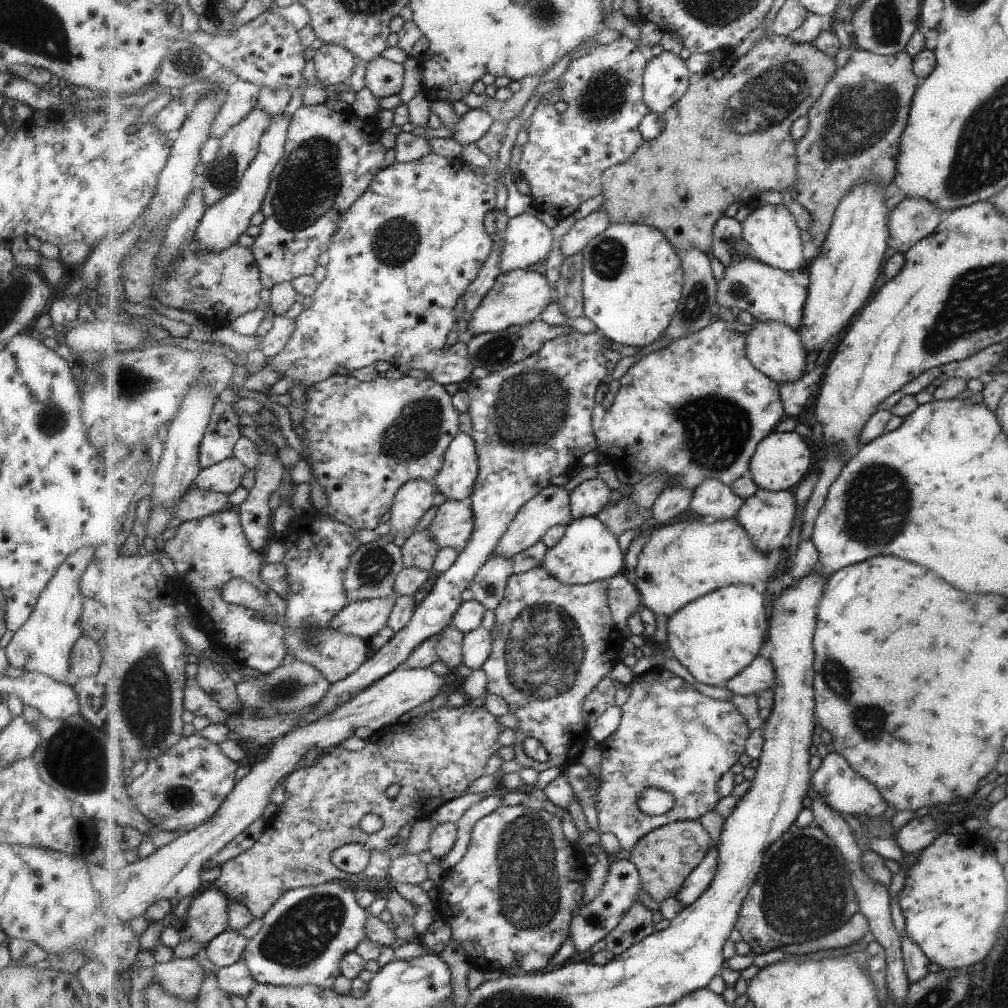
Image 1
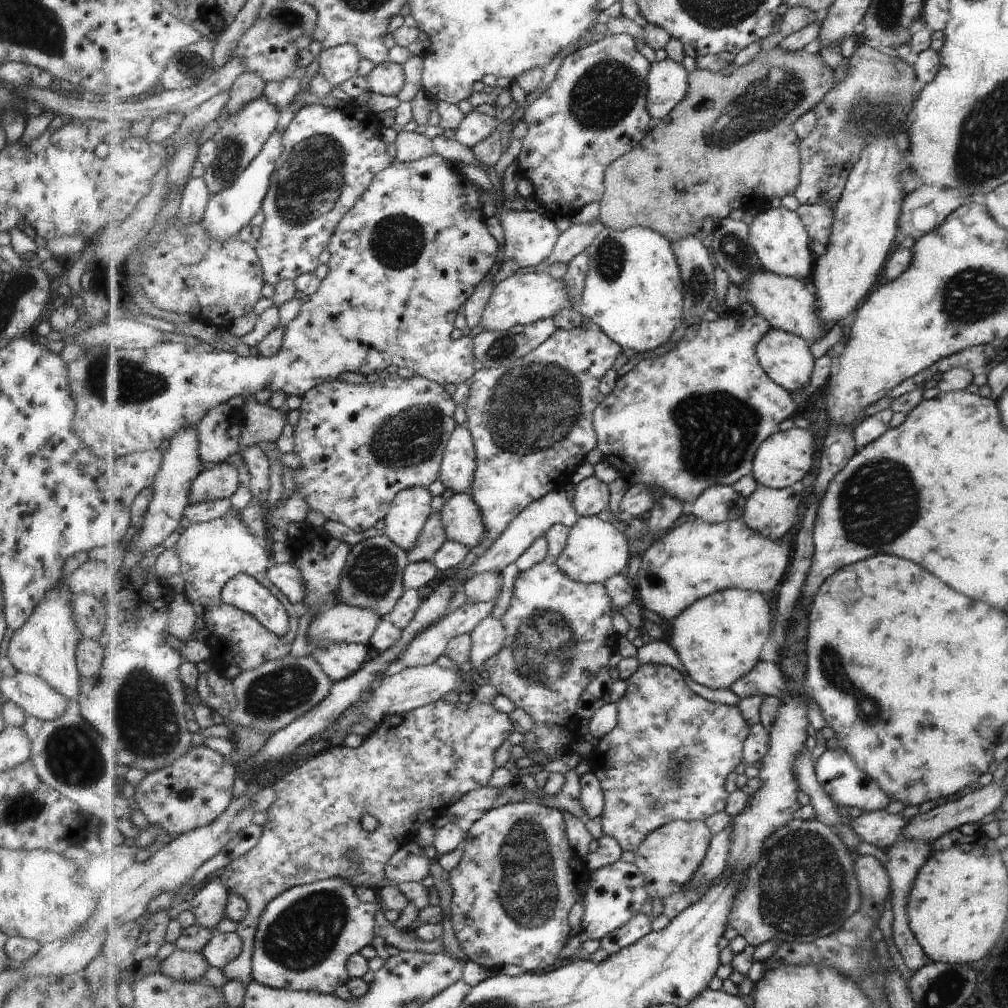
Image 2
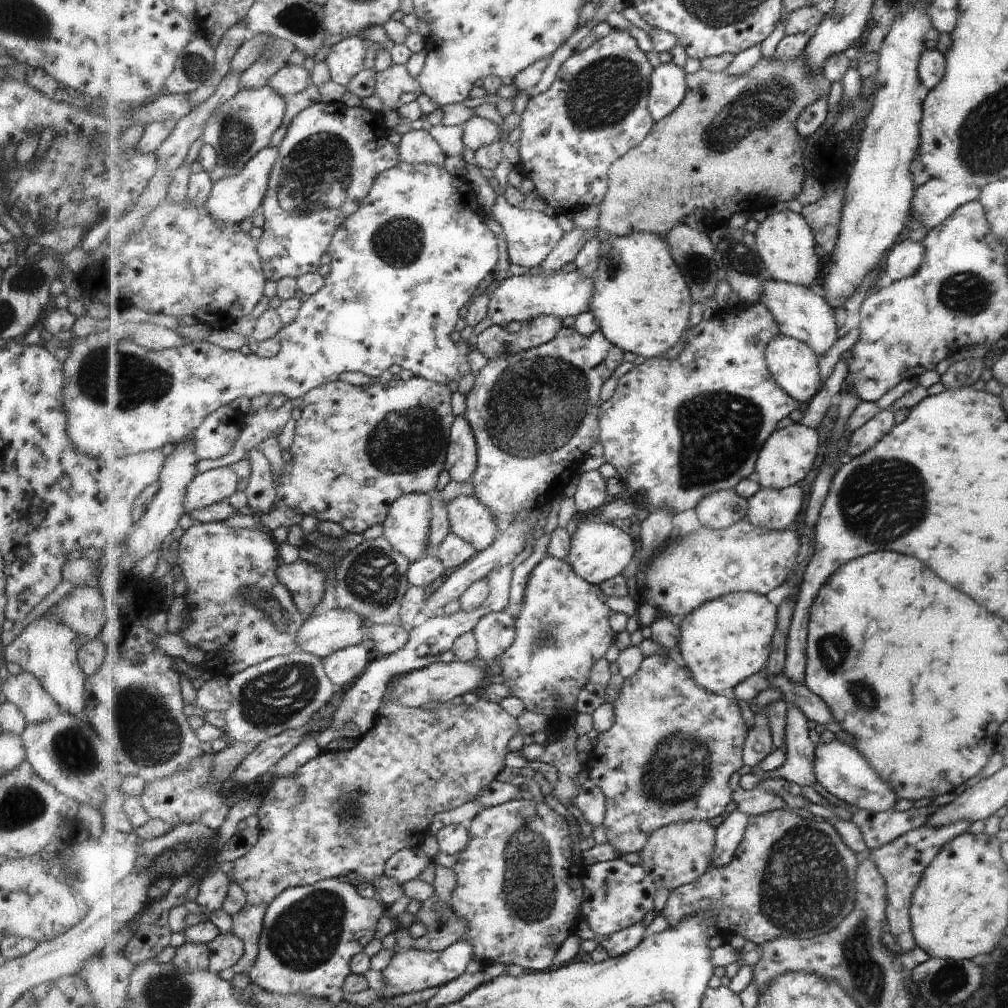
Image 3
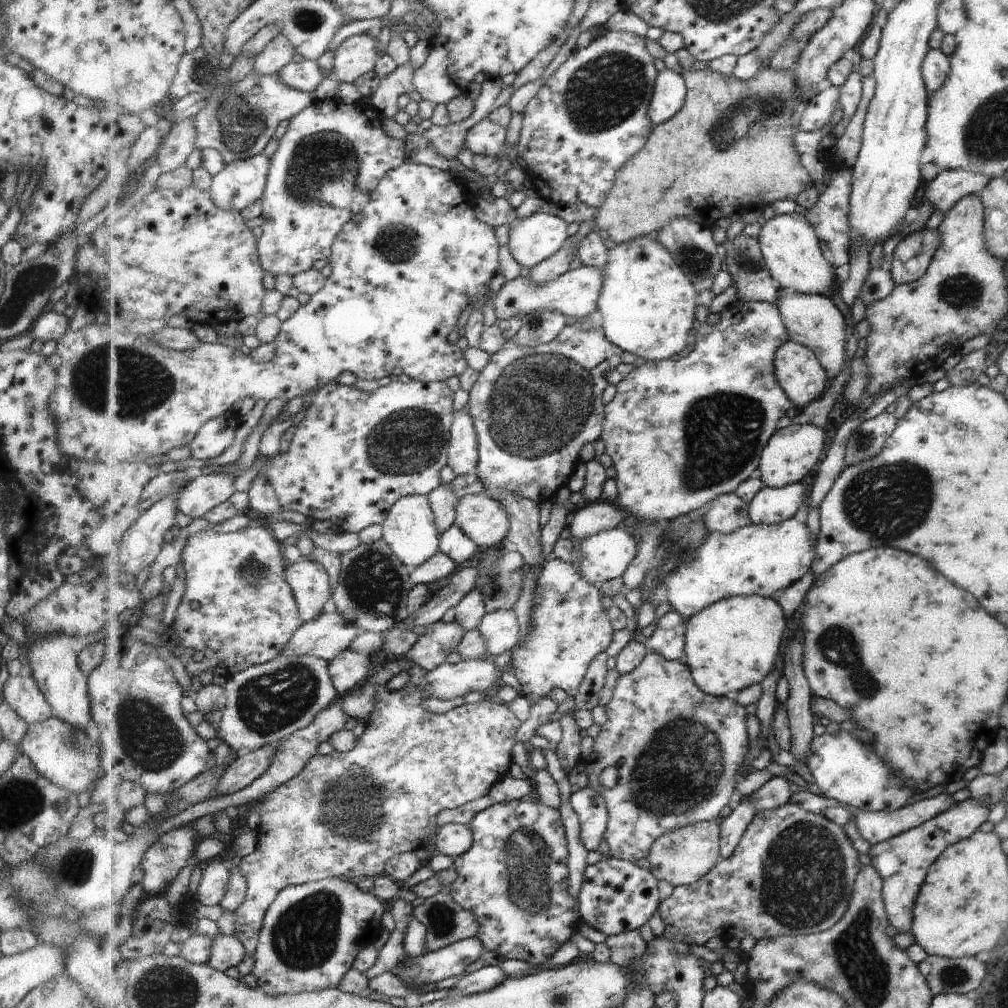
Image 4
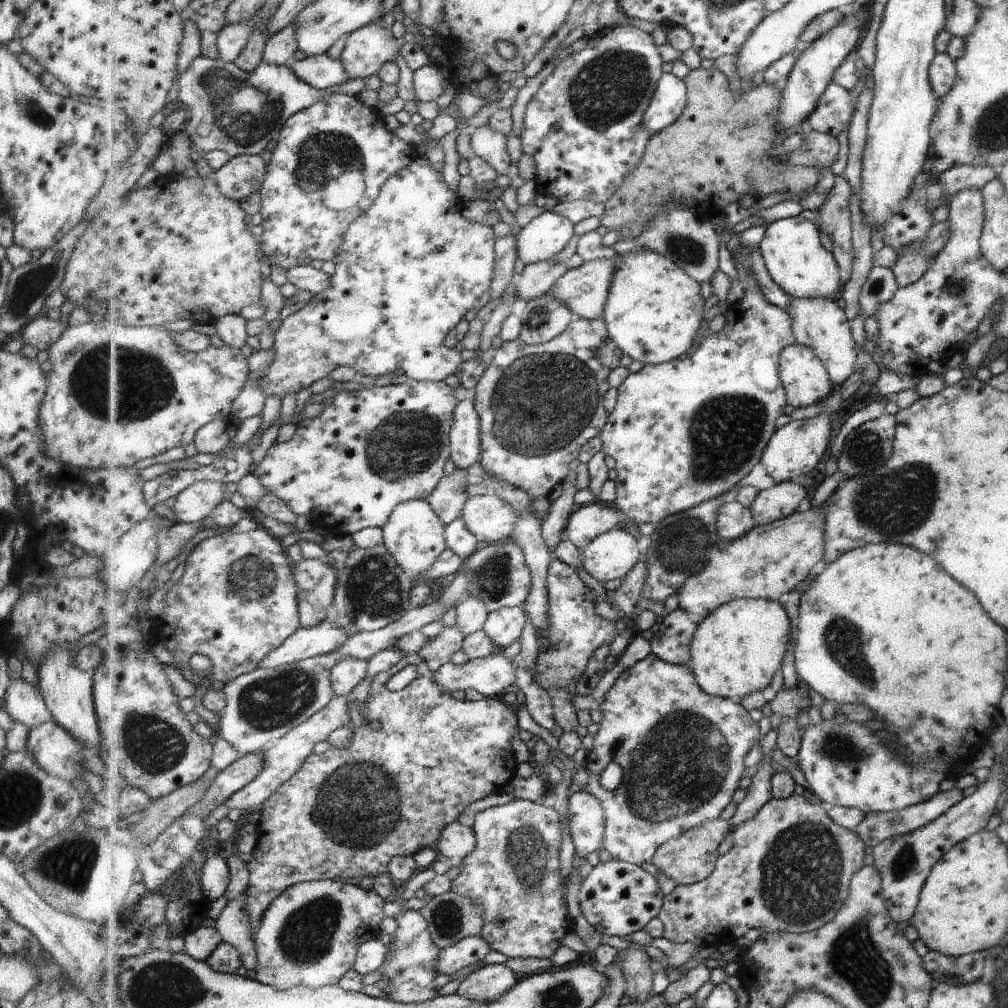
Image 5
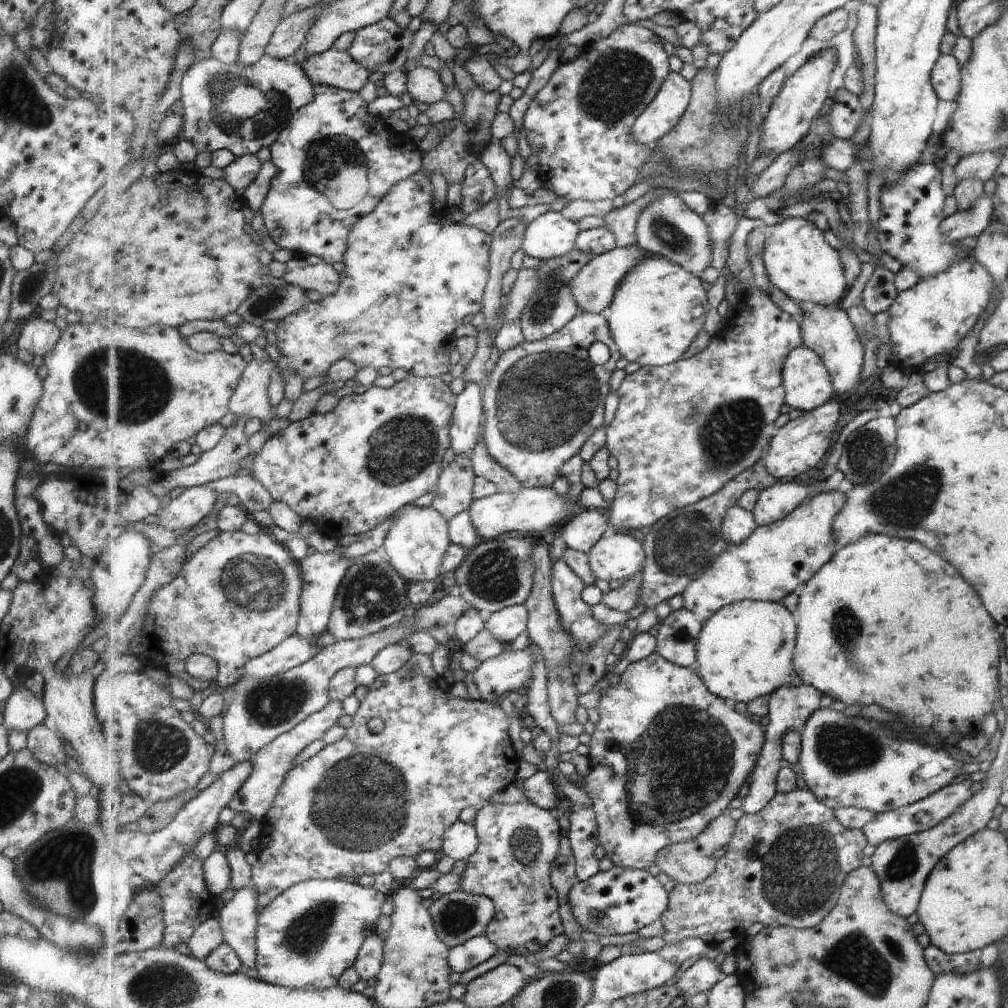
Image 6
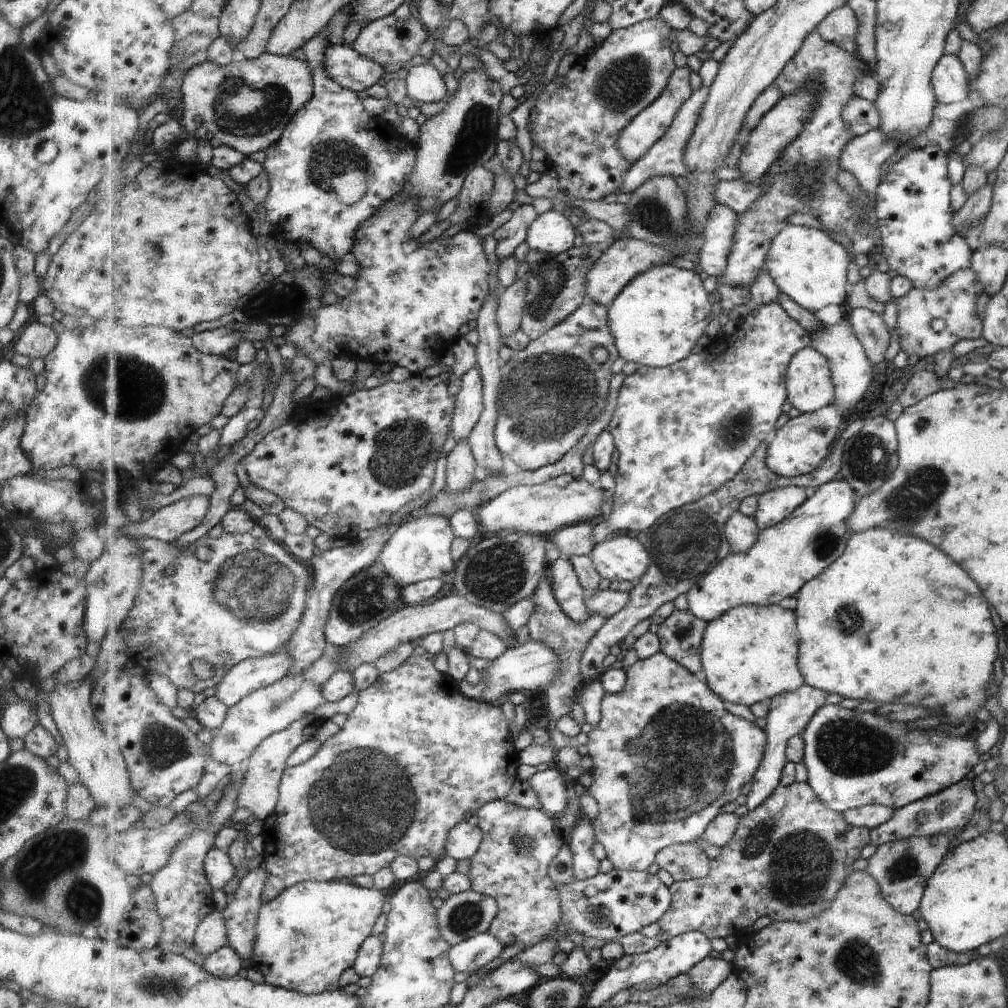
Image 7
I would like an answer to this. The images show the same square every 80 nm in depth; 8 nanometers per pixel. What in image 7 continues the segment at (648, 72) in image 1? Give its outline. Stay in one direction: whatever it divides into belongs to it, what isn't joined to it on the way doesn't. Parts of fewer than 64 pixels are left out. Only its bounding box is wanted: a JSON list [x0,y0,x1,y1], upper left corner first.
[618,66,694,164]

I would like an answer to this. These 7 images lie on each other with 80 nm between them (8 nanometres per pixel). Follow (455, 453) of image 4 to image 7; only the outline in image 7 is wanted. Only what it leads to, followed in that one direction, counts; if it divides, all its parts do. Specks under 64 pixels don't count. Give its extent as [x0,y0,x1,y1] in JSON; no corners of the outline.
[452,367,484,442]

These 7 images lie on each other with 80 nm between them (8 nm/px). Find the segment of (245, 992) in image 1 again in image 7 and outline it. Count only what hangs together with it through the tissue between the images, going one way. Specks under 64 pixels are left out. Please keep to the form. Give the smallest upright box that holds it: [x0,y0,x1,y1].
[259,643,519,903]

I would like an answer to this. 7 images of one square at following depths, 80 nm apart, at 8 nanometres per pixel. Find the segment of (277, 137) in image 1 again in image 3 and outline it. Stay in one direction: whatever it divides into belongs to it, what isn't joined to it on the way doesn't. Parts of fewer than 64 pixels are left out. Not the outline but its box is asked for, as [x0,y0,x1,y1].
[206,147,280,224]

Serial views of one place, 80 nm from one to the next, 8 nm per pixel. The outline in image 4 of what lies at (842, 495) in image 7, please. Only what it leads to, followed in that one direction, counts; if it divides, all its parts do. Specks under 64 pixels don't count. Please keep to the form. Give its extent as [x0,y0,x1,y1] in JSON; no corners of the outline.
[661,518,816,620]

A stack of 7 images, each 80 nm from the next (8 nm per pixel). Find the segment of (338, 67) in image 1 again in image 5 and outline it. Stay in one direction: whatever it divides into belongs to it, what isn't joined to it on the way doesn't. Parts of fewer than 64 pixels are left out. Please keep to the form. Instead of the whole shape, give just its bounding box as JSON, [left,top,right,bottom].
[339,25,402,79]

